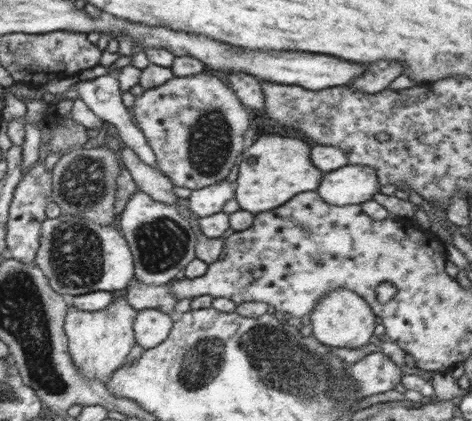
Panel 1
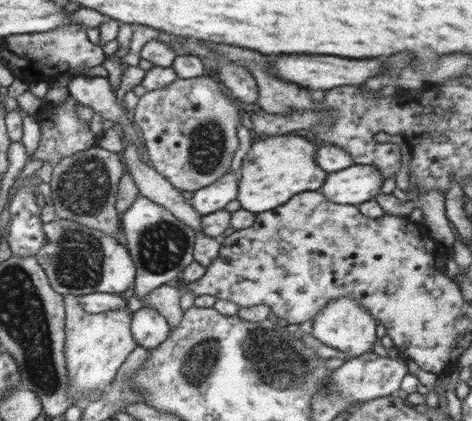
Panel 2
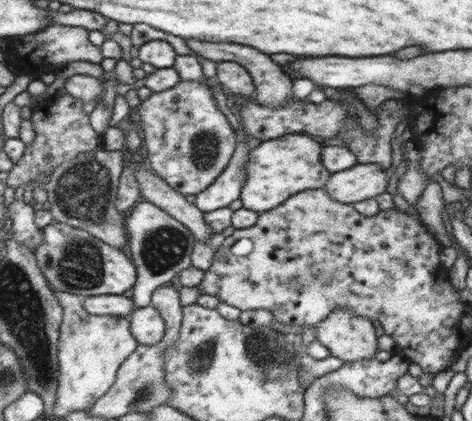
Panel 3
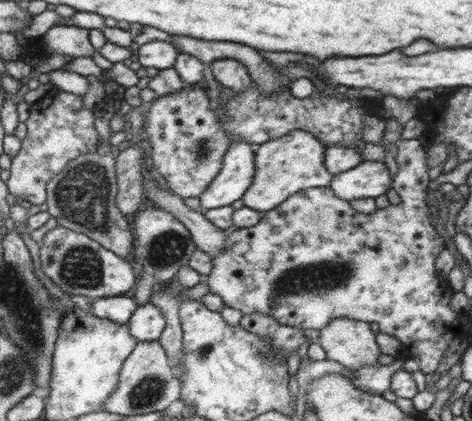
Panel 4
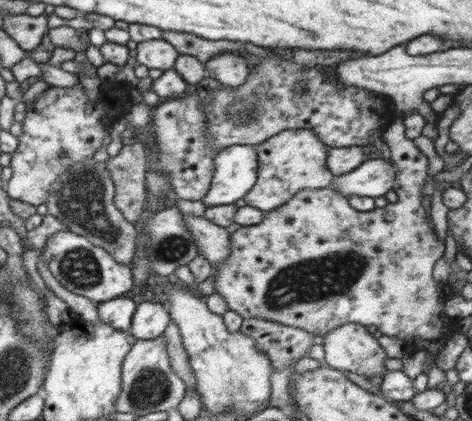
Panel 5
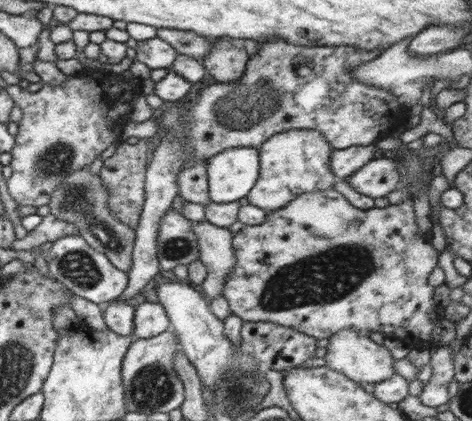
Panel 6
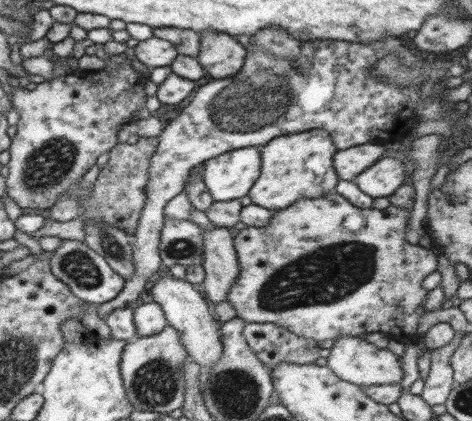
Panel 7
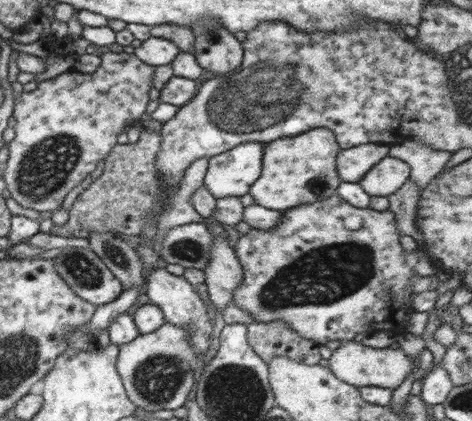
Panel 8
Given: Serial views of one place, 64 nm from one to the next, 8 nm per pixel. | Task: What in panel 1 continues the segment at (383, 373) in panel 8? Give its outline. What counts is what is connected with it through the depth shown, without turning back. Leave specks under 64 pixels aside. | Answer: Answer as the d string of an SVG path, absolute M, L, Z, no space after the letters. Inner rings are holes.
M348 287L330 289L322 295L311 312L312 334L327 347L360 348L374 335L375 317L370 305Z

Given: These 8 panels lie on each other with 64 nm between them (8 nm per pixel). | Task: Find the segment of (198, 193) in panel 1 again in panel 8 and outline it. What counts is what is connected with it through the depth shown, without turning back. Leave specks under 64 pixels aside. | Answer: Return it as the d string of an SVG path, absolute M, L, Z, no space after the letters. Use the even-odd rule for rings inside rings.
M264 143L240 144L236 148L228 149L228 152L218 153L209 159L206 174L201 177L201 184L204 185L214 196L214 199L227 197L242 197L249 194L250 187L261 175Z

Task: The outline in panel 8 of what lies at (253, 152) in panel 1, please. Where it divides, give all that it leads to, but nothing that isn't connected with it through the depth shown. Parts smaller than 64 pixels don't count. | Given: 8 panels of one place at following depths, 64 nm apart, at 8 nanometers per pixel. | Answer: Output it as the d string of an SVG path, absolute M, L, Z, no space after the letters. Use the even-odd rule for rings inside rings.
M314 128L297 136L266 143L261 175L250 187L249 194L255 204L280 212L335 196L338 185L342 183L337 170L340 150L334 132L328 128Z

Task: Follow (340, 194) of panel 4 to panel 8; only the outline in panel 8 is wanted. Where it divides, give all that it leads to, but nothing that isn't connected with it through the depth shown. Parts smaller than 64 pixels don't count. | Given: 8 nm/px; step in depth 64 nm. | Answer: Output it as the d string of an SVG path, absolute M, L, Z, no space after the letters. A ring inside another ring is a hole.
M388 156L374 165L359 183L371 198L388 197L409 180L410 173L411 166L407 162Z

